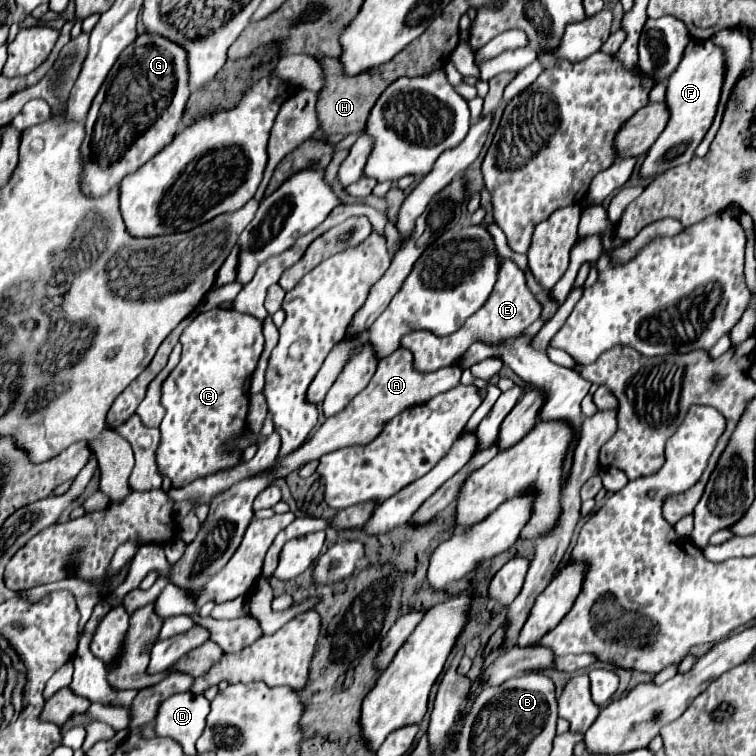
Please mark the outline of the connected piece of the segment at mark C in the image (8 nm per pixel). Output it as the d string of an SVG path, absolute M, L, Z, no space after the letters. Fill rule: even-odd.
M215 307L211 311L199 313L191 321L191 325L181 335L181 345L181 361L161 387L161 403L167 413L161 423L161 443L157 447L159 473L169 477L173 487L185 487L199 477L207 477L241 463L243 451L235 447L233 441L245 435L251 375L263 351L263 325L253 315Z

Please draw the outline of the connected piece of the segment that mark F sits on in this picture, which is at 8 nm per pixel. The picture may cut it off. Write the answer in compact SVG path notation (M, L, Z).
M691 39L683 61L679 63L677 71L669 77L667 85L667 109L669 109L669 121L663 133L657 137L657 141L649 147L645 161L641 163L641 177L659 177L667 173L669 169L689 163L695 155L697 145L705 137L707 129L713 123L719 95L721 95L721 85L725 77L725 57L721 55L721 49L713 45L711 41L699 41Z

